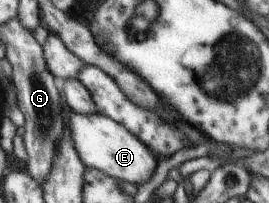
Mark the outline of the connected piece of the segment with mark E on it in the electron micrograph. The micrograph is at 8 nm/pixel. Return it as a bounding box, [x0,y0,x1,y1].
[70,109,159,185]

